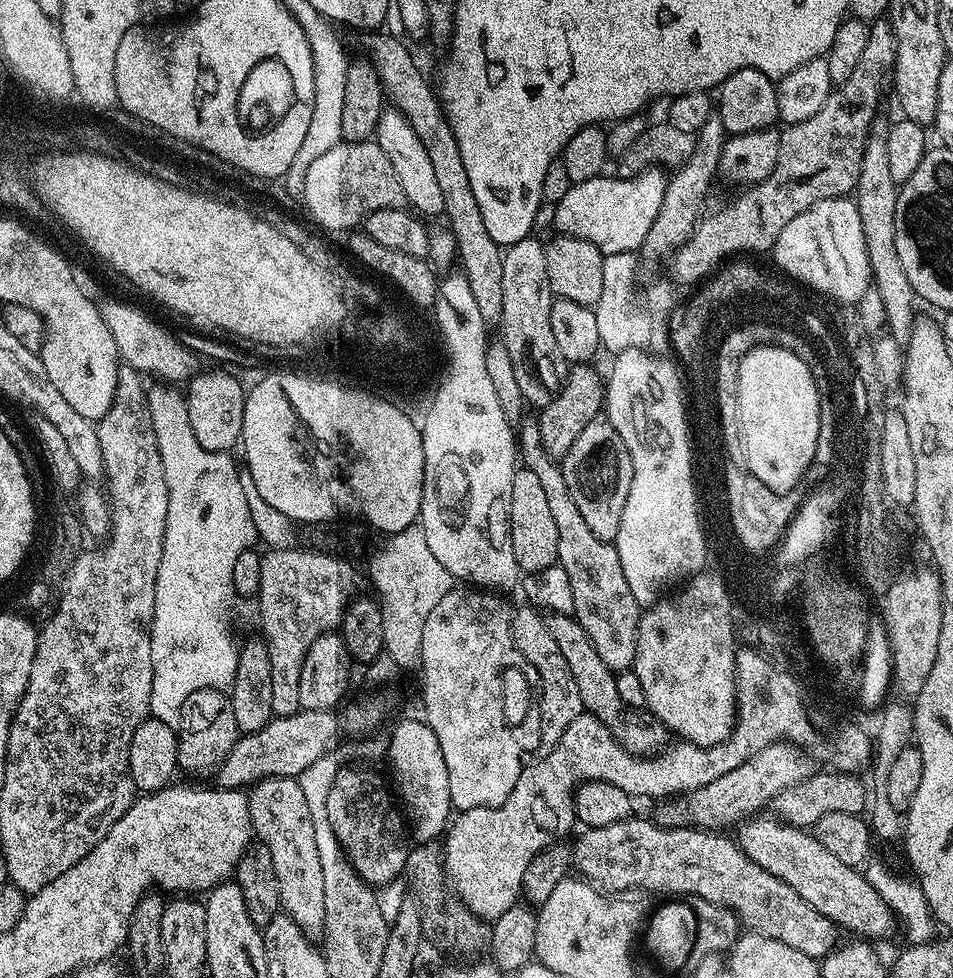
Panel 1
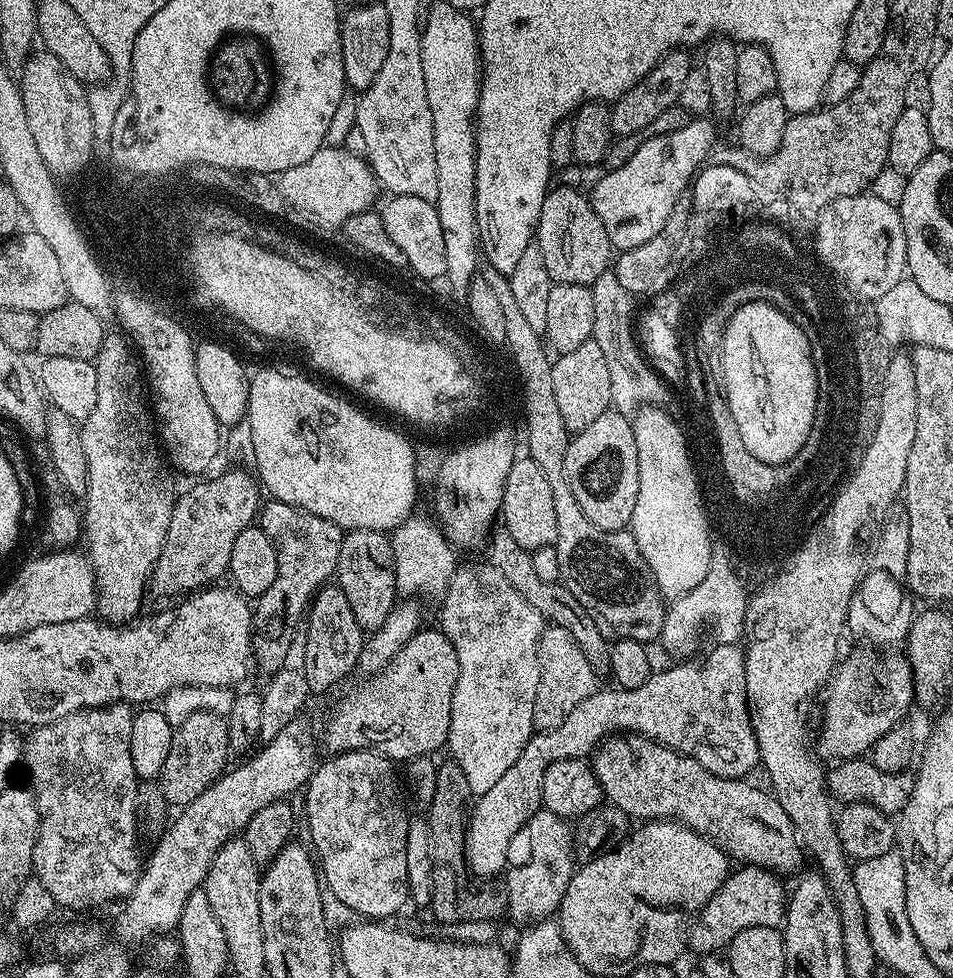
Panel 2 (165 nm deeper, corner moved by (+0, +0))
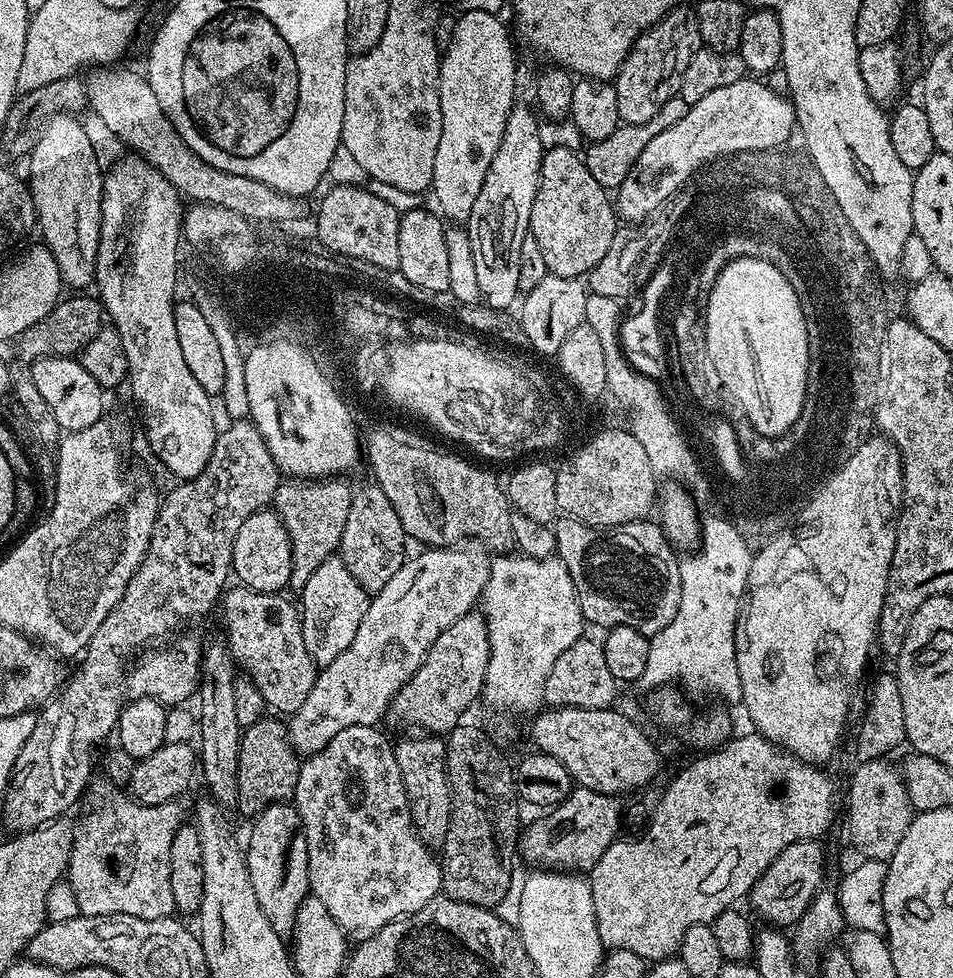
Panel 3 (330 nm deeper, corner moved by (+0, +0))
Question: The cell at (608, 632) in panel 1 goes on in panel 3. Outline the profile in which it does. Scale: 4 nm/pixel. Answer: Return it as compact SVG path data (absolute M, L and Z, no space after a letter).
M560 518L554 527L556 556L570 570L580 609L589 625L597 624L600 630L634 626L634 630L651 638L674 622L678 602L682 602L680 560L659 523L645 518L613 528L595 528L580 520Z

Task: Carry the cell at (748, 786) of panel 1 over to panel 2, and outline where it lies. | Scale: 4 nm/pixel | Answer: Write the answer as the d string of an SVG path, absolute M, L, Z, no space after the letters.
M848 656L837 663L822 689L824 721L820 728L818 724L818 752L821 757L833 756L836 762L863 757L871 753L886 730L907 717L904 715L908 707L914 704L911 663L882 668L879 662L876 656Z

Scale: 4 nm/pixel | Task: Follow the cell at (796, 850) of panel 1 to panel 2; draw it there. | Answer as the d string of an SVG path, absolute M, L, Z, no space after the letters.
M635 734L608 737L591 753L590 763L607 803L622 809L629 818L638 818L640 822L674 820L685 824L690 830L715 842L733 861L740 860L736 862L744 866L753 864L777 874L801 871L800 863L803 862L805 853L802 851L800 837L796 835L792 819L788 817L786 810L782 810L780 801L771 791L763 792L762 789L747 784L749 781L744 778L715 776L710 770L706 770L706 766L694 762L692 756L683 756L657 740L648 740Z

